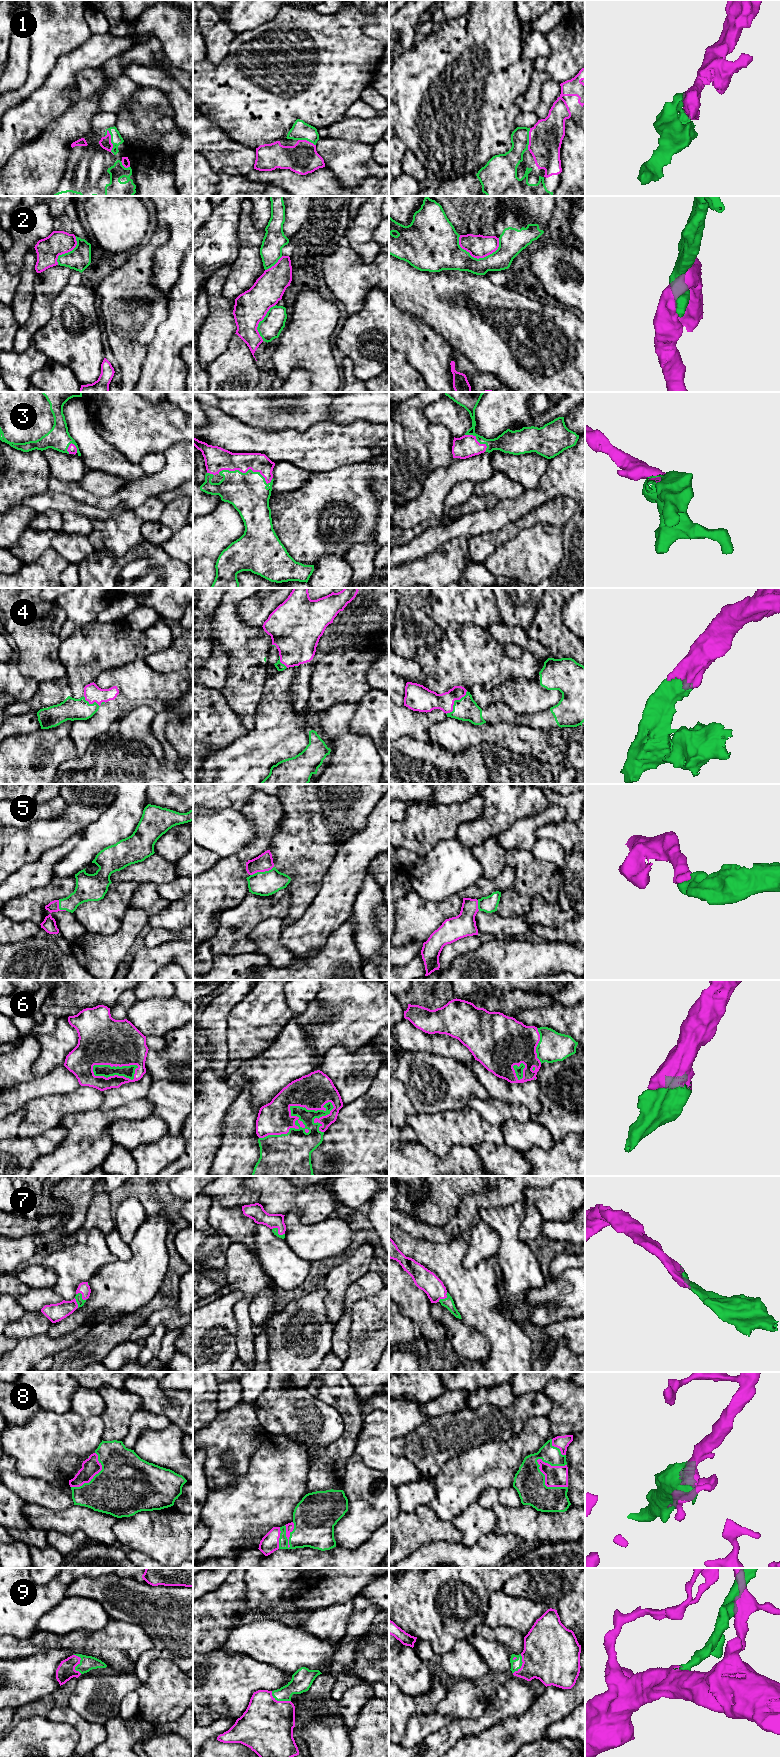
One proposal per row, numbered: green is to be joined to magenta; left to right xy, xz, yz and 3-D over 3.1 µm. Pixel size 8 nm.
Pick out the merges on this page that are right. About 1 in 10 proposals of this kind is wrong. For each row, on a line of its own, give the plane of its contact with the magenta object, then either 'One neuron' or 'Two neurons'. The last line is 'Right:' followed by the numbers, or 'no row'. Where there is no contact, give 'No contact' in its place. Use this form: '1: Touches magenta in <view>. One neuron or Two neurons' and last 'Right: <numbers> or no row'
1: Touches magenta in xy. One neuron
2: Touches magenta in yz. Two neurons
3: Touches magenta in xz. One neuron
4: Touches magenta in yz. One neuron
5: Touches magenta in xz. One neuron
6: Touches magenta in xz. One neuron
7: Touches magenta in xz. One neuron
8: Touches magenta in yz. One neuron
9: Touches magenta in xy. One neuron
Right: 1, 3, 4, 5, 6, 7, 8, 9

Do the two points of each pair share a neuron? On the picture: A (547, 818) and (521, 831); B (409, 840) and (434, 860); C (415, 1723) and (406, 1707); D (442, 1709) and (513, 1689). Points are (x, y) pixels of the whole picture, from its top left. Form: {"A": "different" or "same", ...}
{"A": "same", "B": "different", "C": "different", "D": "different"}

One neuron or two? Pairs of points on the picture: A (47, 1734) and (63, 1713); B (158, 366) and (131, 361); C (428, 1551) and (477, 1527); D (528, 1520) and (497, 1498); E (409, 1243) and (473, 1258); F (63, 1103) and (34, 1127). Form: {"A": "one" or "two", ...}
{"A": "two", "B": "two", "C": "two", "D": "two", "E": "two", "F": "one"}

